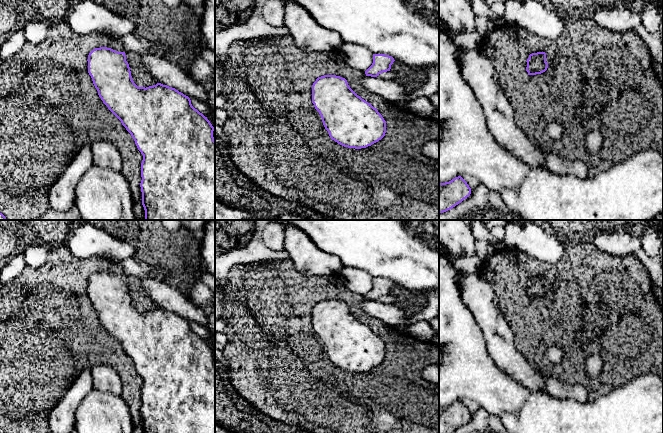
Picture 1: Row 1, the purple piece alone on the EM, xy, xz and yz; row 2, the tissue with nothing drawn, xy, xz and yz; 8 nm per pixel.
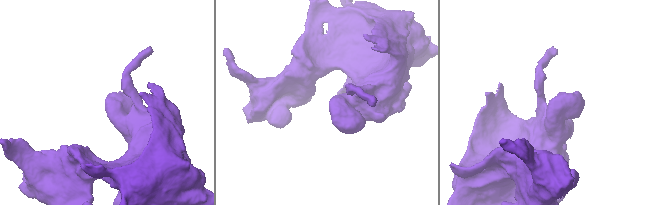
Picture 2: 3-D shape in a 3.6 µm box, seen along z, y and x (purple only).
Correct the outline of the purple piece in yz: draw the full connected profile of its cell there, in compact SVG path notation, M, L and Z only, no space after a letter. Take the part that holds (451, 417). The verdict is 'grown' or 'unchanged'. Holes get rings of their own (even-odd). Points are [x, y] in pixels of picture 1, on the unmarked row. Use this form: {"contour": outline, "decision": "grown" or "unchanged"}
{"contour": "M461 401L439 407L439 433L452 433L471 418L471 412Z", "decision": "unchanged"}

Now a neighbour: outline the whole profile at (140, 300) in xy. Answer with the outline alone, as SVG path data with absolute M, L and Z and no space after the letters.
M126 276L126 285L129 288L132 304L138 310L153 310L159 307L153 300L151 300L145 293L141 286L140 278L136 276Z

